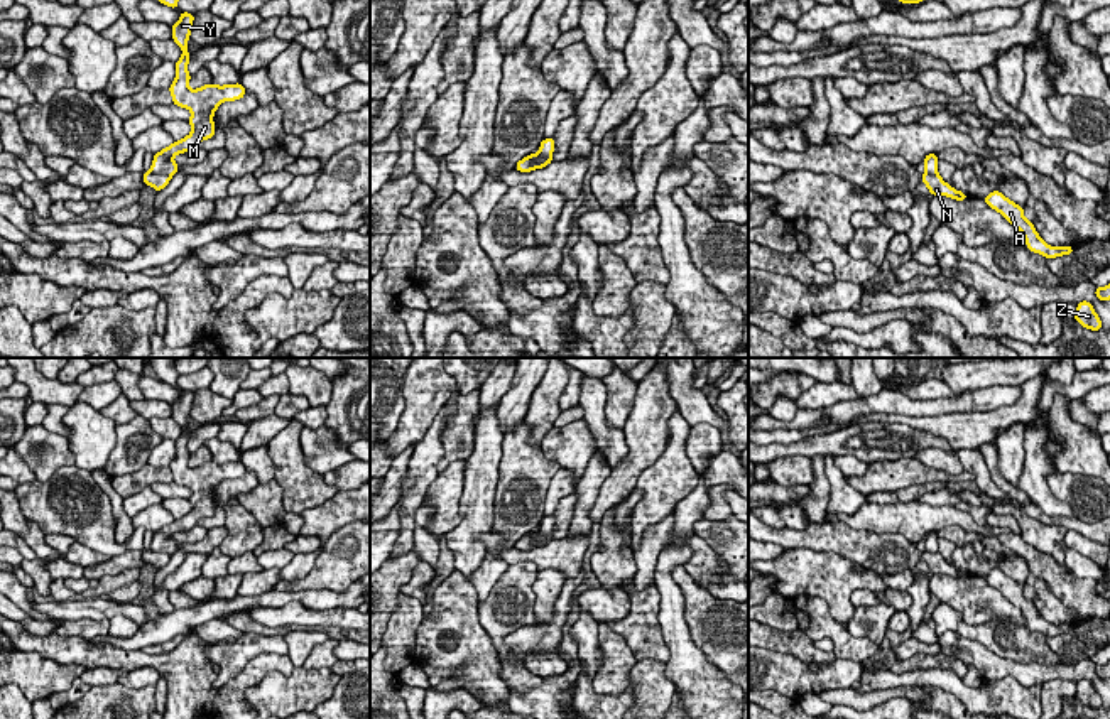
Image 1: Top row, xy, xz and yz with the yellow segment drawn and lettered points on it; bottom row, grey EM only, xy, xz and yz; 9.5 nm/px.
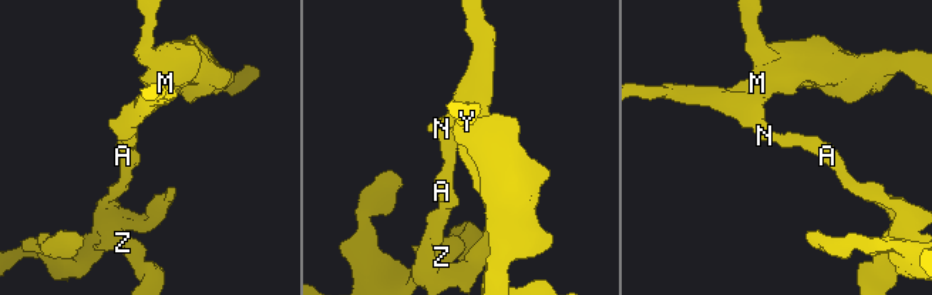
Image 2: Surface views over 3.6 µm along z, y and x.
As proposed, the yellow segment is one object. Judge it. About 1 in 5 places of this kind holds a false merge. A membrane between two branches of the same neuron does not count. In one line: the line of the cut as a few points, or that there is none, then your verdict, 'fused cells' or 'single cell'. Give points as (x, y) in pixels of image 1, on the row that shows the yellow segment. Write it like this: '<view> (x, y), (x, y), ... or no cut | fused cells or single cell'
xy (151, 171), (169, 178) | fused cells

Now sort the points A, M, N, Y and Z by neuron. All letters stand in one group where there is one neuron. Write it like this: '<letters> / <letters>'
A N Z / M Y

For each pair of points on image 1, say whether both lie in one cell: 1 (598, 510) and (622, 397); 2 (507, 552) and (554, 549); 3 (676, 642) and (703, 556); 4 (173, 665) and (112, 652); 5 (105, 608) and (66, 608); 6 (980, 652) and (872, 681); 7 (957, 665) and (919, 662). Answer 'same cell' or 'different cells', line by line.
1: different cells
2: same cell
3: different cells
4: same cell
5: same cell
6: different cells
7: same cell

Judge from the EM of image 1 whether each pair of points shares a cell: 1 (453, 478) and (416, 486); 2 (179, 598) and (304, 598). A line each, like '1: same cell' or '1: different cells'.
1: different cells
2: different cells

